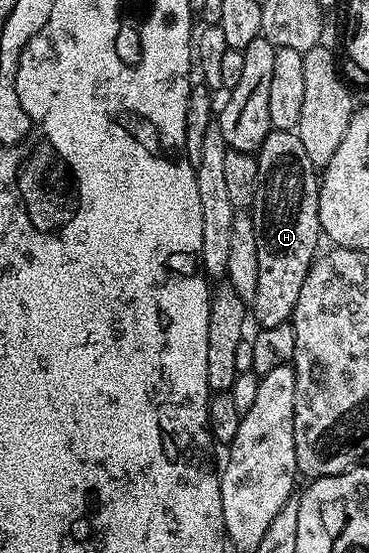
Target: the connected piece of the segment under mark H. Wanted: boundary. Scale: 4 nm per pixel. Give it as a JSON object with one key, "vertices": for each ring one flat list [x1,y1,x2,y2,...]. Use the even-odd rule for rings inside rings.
{"vertices":[[270,130,268,137,264,137,261,147,258,148,256,158,258,180,252,218,256,229,256,261,260,264,260,274,252,300,252,319,253,322,254,319,258,322,259,328,264,328,291,322,296,300,300,297,300,289,304,285,304,277,308,277,308,269,314,264,316,252,319,250,318,239,320,240,322,235,318,212,320,175,314,163,308,161,308,153,294,131]]}

